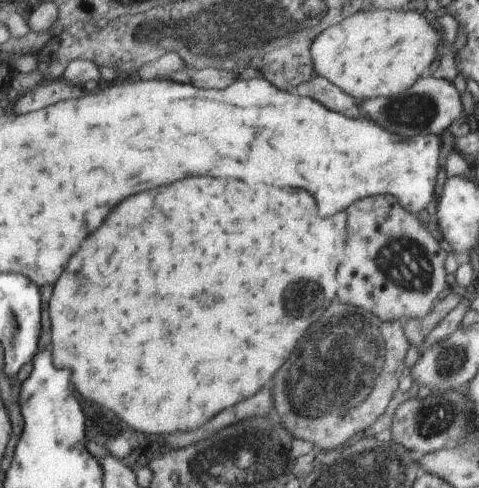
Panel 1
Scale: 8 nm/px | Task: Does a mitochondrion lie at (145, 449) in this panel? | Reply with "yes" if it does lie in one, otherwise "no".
no

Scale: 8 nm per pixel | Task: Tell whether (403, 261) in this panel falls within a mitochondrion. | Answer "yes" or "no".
yes

